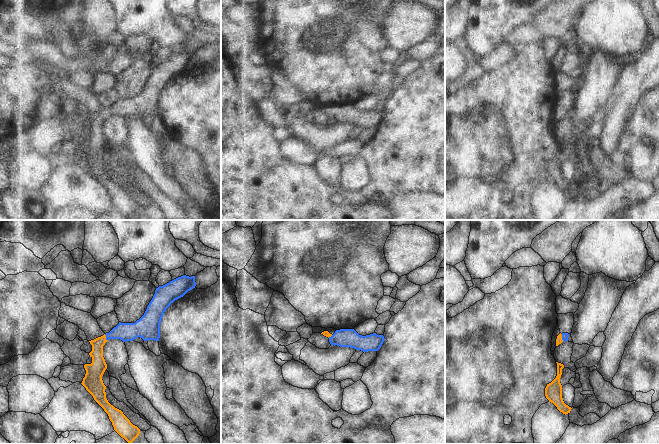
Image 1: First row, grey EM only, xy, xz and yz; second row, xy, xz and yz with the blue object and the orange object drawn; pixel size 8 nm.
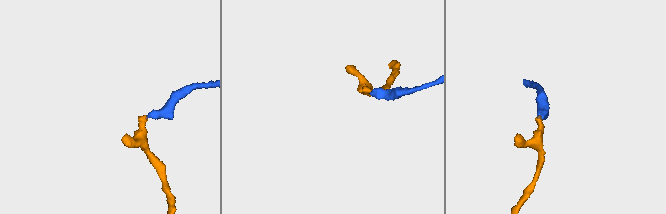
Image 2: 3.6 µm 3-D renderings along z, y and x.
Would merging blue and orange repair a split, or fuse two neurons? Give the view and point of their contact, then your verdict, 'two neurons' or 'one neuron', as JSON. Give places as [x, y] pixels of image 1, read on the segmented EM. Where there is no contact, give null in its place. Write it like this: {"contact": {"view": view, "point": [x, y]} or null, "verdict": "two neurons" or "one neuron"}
{"contact": {"view": "xy", "point": [106, 337]}, "verdict": "one neuron"}

